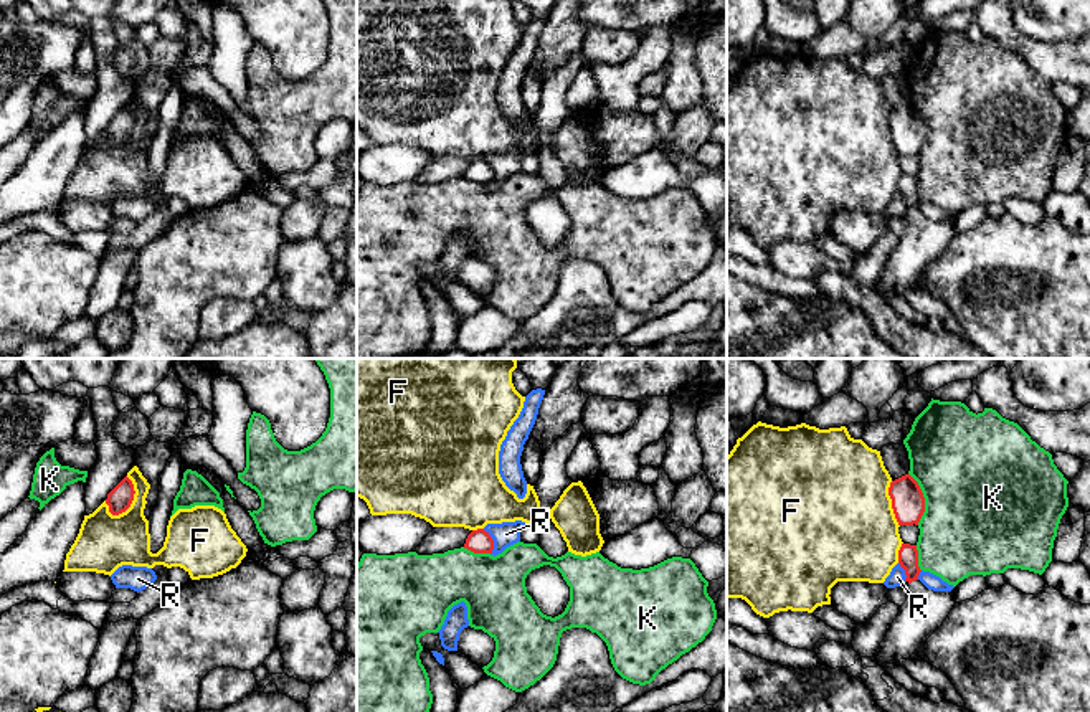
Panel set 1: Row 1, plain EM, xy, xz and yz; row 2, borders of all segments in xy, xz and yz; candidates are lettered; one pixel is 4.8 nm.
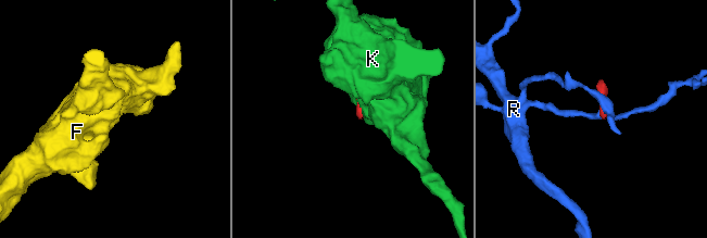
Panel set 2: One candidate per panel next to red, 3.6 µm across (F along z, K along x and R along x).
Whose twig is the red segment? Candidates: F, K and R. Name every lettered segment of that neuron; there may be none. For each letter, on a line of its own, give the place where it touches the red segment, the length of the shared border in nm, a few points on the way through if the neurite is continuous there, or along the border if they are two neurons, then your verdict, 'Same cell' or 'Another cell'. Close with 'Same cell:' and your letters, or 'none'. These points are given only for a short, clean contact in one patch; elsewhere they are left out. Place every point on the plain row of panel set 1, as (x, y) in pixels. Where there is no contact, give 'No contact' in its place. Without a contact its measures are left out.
F: Touches red at xy (132, 129). Shared border 220 nm. Boundary: xy (127, 106), (132, 114), (134, 129), (124, 141), (113, 146). Another cell
K: Touches red at yz (924, 129). Shared border 260 nm. Another cell
R: Touches red at xz (492, 172). Shared border 130 nm. Boundary: xz (483, 159), (492, 170), (491, 184). Another cell
Same cell: none

